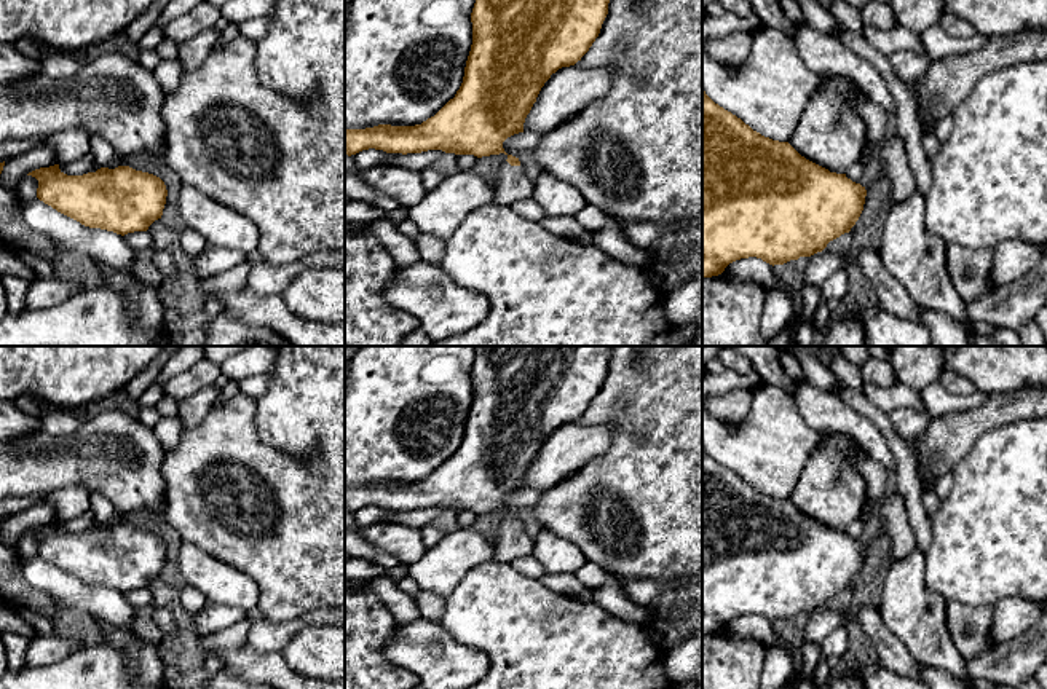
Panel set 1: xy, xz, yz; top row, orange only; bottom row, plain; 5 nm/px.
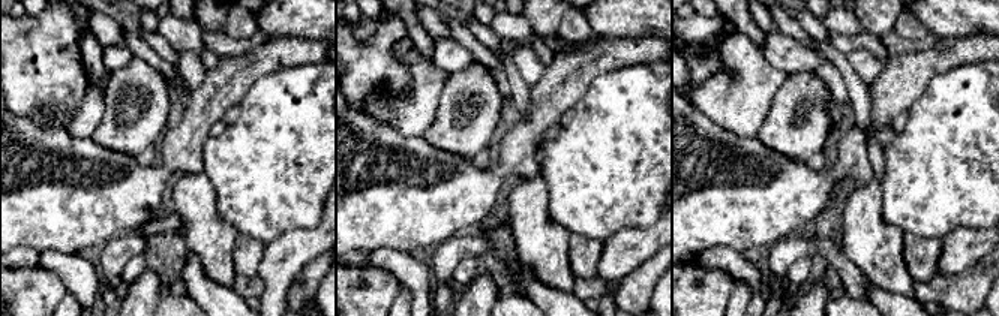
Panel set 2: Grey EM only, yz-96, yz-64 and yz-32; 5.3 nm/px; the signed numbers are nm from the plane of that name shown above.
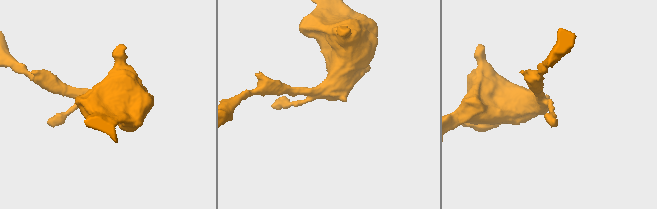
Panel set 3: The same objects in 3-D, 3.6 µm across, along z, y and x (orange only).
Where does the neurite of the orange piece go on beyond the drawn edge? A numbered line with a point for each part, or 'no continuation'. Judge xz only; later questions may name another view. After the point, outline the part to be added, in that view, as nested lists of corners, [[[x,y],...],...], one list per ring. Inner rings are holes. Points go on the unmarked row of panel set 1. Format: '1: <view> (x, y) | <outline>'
1: xz (511, 541) | [[[501,520],[493,541],[493,560],[511,563],[516,558],[533,555],[535,539],[524,530],[520,523]]]

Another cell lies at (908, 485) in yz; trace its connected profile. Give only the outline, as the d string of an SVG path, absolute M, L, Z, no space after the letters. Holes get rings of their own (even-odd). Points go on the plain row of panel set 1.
M838 381L836 396L857 413L868 418L887 440L895 458L897 491L903 496L907 520L916 536L916 549L926 555L932 542L932 526L930 515L926 512L921 501L923 485L918 475L916 451L910 448L895 431L889 419L889 413L873 405L863 392L855 392Z

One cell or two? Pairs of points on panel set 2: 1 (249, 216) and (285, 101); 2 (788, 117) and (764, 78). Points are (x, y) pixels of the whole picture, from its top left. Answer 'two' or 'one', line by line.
1: one
2: two

